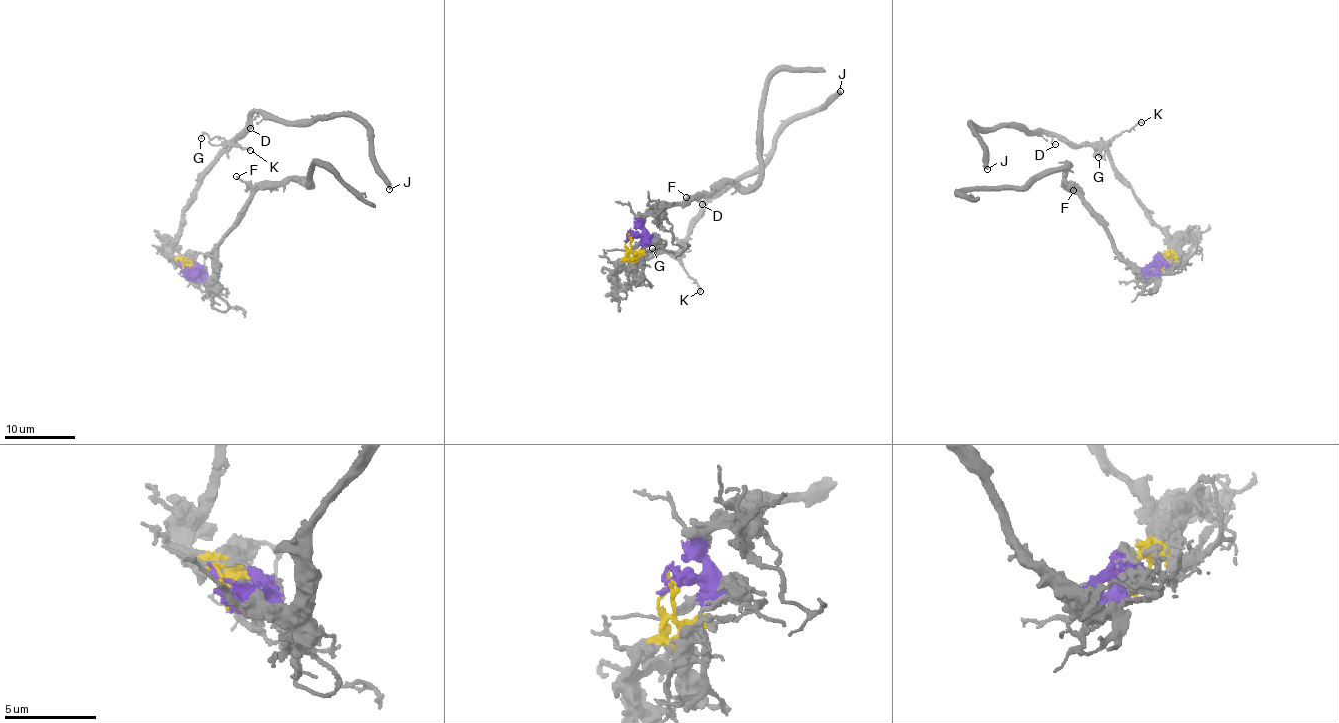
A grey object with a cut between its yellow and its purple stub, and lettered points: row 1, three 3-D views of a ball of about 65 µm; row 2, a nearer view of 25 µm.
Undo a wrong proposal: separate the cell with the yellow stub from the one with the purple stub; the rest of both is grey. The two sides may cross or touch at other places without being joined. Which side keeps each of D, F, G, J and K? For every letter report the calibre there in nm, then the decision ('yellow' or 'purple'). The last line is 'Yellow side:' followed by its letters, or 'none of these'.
D: calibre 110 nm; yellow
F: calibre 160 nm; purple
G: calibre 140 nm; yellow
J: calibre 360 nm; yellow
K: calibre 200 nm; yellow
Yellow side: D, G, J, K

